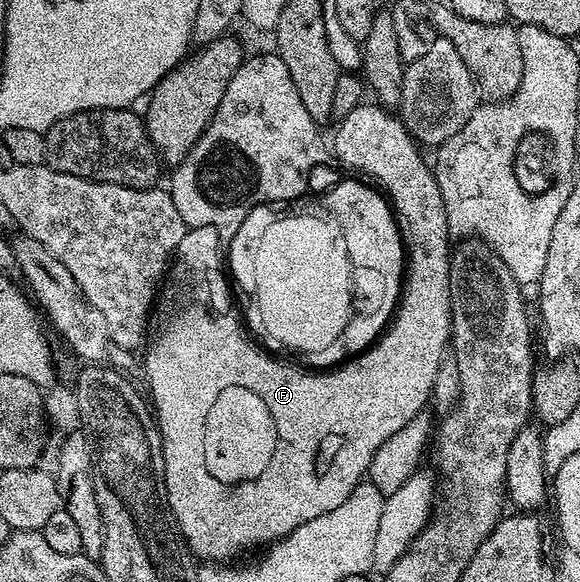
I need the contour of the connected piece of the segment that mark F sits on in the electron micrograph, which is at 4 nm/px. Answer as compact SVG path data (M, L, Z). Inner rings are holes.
M368 101L360 102L360 104L352 109L346 117L341 118L341 121L337 124L339 125L338 132L334 135L334 151L332 147L332 155L335 155L344 166L351 167L351 169L354 170L351 172L361 173L363 176L371 175L371 177L366 176L371 180L378 179L374 181L376 181L377 186L388 196L404 240L404 282L402 284L402 293L398 300L398 306L392 316L392 322L387 326L386 330L382 332L377 341L371 343L365 351L345 360L345 362L341 365L335 366L333 369L303 369L301 366L295 365L293 362L283 361L281 358L267 353L257 342L255 342L250 332L247 331L244 326L243 316L240 314L239 308L236 306L235 296L232 294L231 280L228 278L227 272L223 270L223 256L222 259L218 256L221 251L223 254L224 239L223 236L219 234L217 228L212 225L187 227L184 237L180 237L180 245L174 250L174 258L169 264L168 274L165 276L164 282L161 284L160 294L157 296L156 302L152 308L152 314L148 324L148 334L144 342L144 350L146 349L146 383L150 386L150 395L148 391L148 399L152 404L152 415L156 420L158 433L162 436L162 456L164 457L164 477L166 478L166 506L169 507L170 512L173 513L174 522L177 523L178 529L181 531L187 547L190 549L190 554L197 557L199 560L209 561L214 565L222 565L227 561L234 561L234 558L236 558L237 555L242 555L245 551L252 550L253 547L262 549L269 544L276 543L278 540L283 539L285 535L292 534L300 525L304 525L304 521L312 521L316 517L320 517L320 513L328 513L332 509L336 509L336 505L344 505L344 501L348 501L348 497L358 487L358 484L367 478L372 457L376 457L376 449L380 449L380 445L384 445L384 441L388 441L388 437L392 437L392 433L396 433L399 429L404 429L404 425L408 425L408 421L412 421L412 417L416 417L416 413L423 411L427 404L431 402L434 393L436 373L440 369L442 359L445 357L446 352L452 343L452 336L450 333L450 256L452 254L452 236L448 229L448 217L444 213L444 197L440 197L440 185L436 181L431 164L429 162L426 164L425 157L418 152L418 150L420 150L419 144L416 142L414 136L410 134L410 130L404 126L401 118L399 118L397 114L391 113L387 108L381 105L375 105L373 102L370 103L368 103Z

